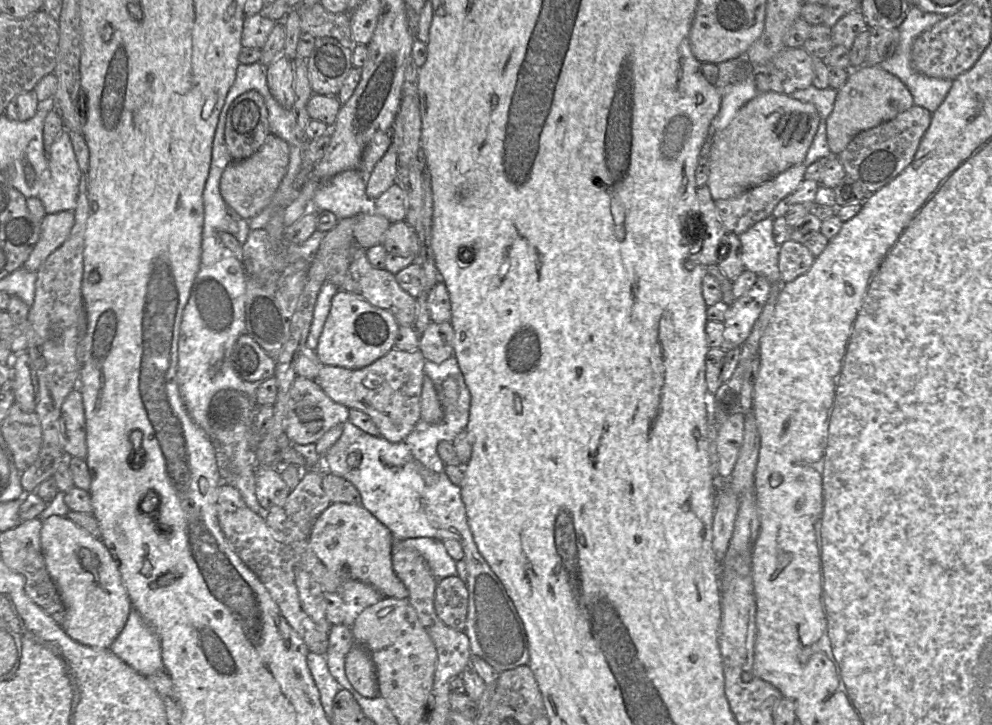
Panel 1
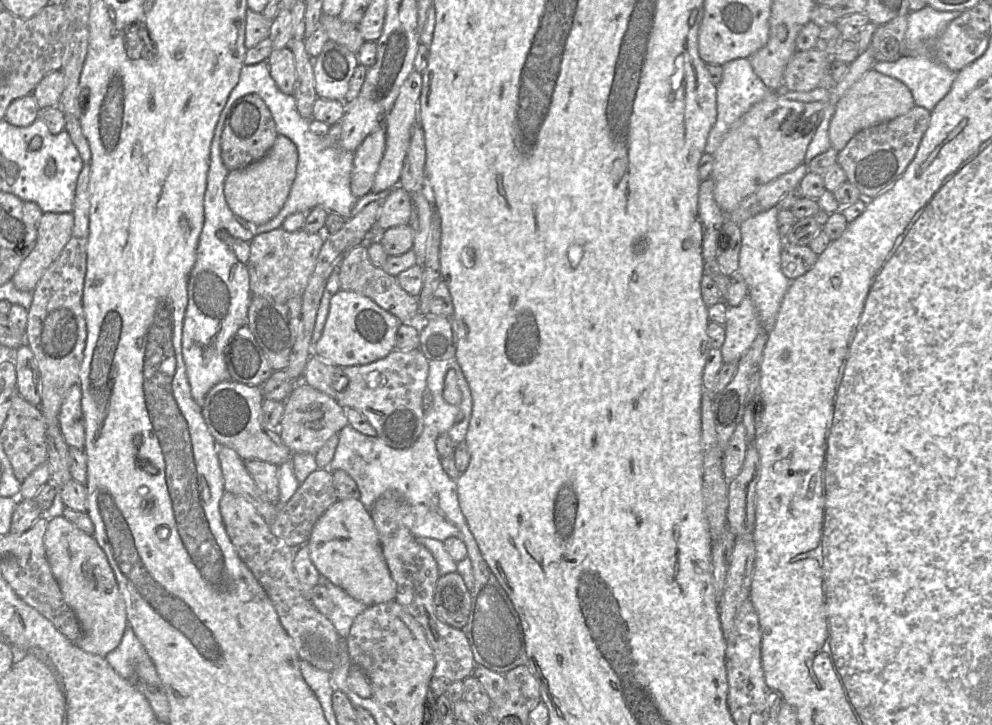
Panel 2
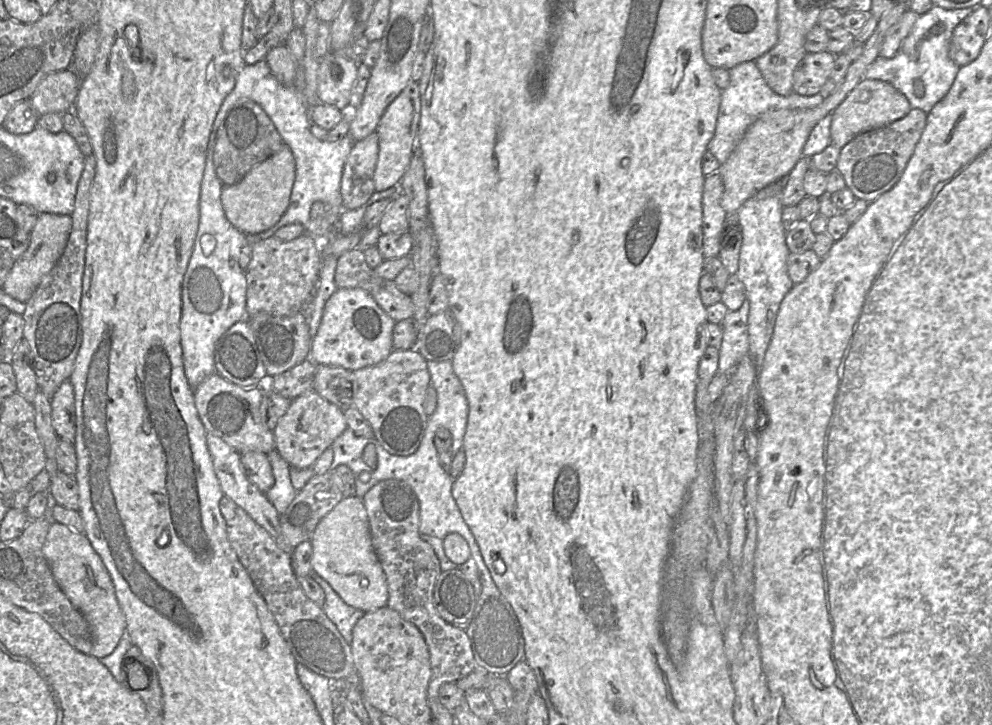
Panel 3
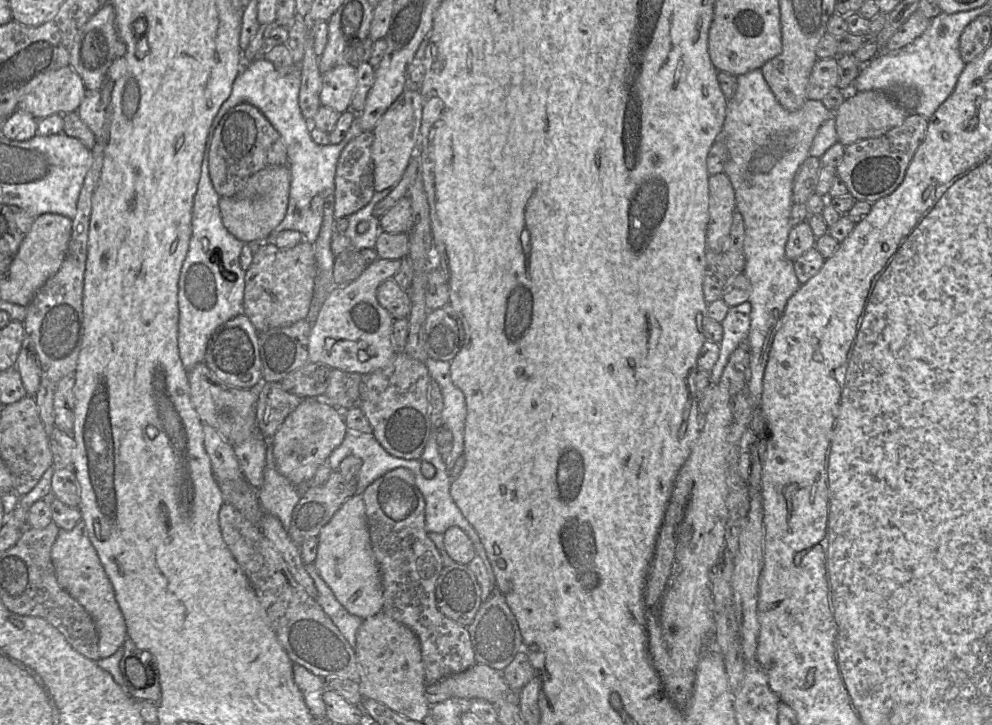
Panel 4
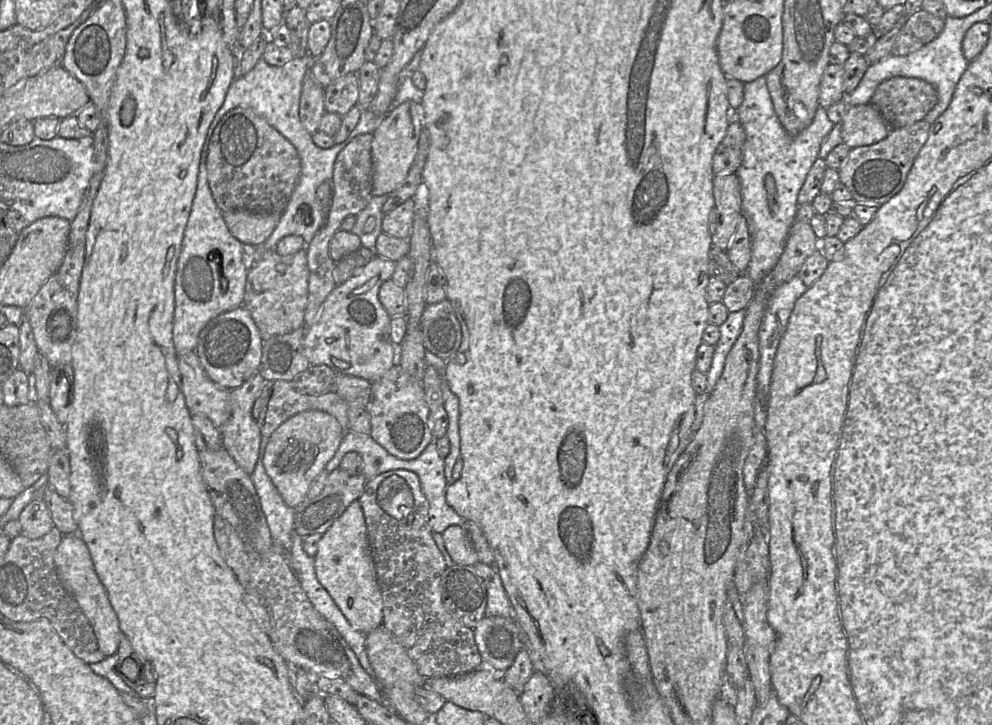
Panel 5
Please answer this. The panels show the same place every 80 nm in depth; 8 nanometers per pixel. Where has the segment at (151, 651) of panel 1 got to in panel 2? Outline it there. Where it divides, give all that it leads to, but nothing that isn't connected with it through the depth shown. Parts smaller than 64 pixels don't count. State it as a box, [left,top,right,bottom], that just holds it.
[104,624,147,682]

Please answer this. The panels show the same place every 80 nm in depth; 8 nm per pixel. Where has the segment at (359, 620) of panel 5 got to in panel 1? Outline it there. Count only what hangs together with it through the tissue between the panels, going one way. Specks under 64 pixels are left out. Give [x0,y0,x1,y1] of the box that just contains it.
[308,504,408,599]

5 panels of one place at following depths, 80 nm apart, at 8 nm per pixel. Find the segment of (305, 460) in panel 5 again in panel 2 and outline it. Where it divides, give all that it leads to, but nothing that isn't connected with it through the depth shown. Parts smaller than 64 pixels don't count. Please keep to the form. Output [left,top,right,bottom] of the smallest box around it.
[278,382,347,454]

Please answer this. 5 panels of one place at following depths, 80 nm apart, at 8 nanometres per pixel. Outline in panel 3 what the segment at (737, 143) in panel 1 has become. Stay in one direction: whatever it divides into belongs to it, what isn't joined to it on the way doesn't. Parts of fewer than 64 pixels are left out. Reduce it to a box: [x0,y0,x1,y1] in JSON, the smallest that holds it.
[719,2,907,213]

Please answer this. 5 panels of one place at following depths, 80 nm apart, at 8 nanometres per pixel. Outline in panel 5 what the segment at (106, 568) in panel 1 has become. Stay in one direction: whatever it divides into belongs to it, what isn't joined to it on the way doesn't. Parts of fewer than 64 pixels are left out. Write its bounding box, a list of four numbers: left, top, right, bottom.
[54,534,124,657]

